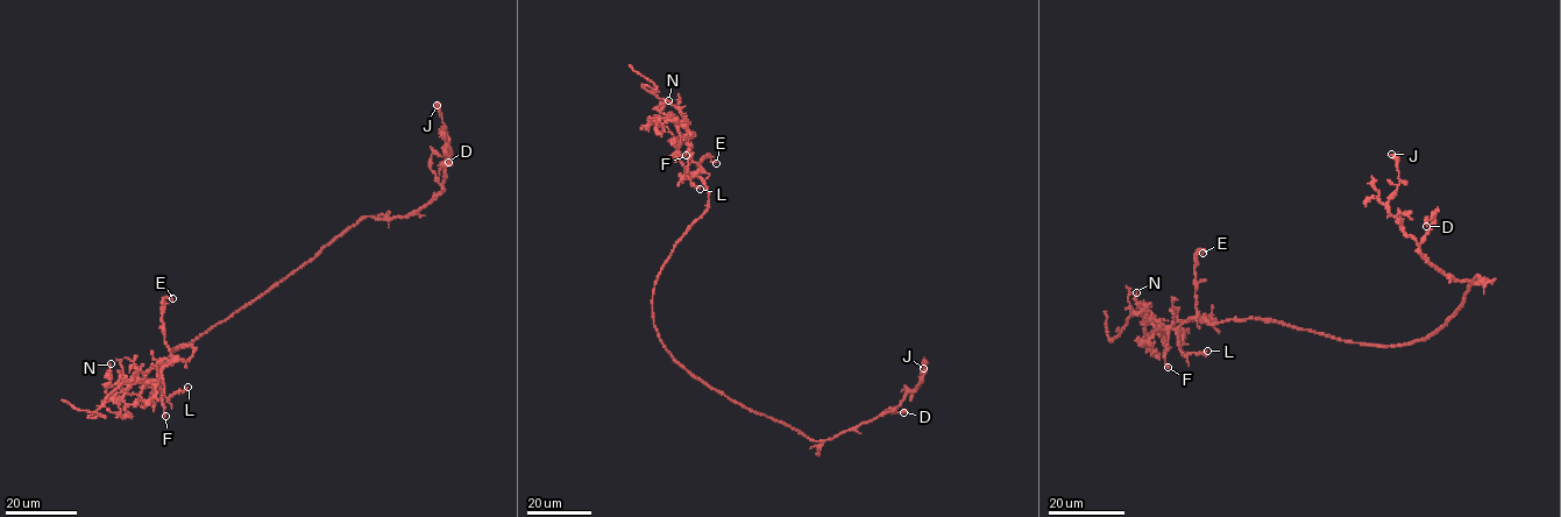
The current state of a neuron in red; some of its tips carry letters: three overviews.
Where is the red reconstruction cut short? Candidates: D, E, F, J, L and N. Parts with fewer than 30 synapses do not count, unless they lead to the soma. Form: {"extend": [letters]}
{"extend": []}

